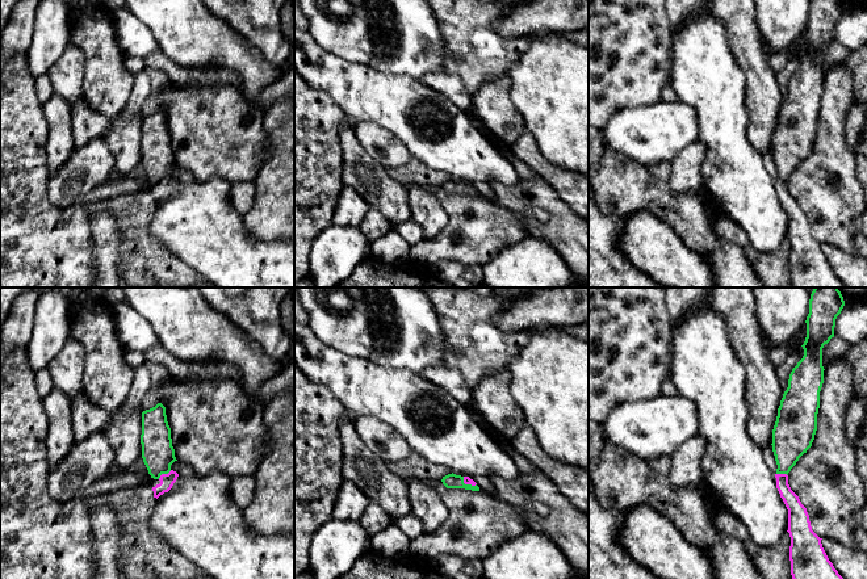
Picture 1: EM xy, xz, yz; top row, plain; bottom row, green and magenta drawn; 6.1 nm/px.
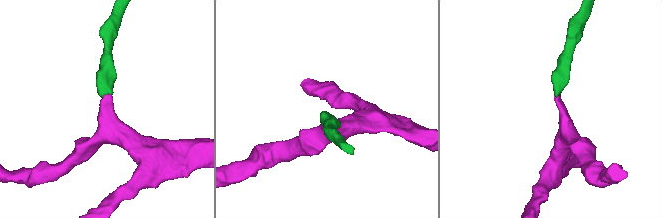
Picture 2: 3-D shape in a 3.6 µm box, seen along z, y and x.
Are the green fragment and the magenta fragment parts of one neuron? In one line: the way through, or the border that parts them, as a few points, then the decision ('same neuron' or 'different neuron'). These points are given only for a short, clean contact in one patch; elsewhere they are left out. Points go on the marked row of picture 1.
way xy (158, 453), (158, 464), (164, 473), (167, 481); same neuron

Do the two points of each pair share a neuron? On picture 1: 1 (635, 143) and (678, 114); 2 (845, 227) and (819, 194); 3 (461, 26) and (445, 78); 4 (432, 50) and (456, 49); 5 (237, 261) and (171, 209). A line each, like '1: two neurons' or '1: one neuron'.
1: one neuron
2: one neuron
3: two neurons
4: two neurons
5: one neuron

